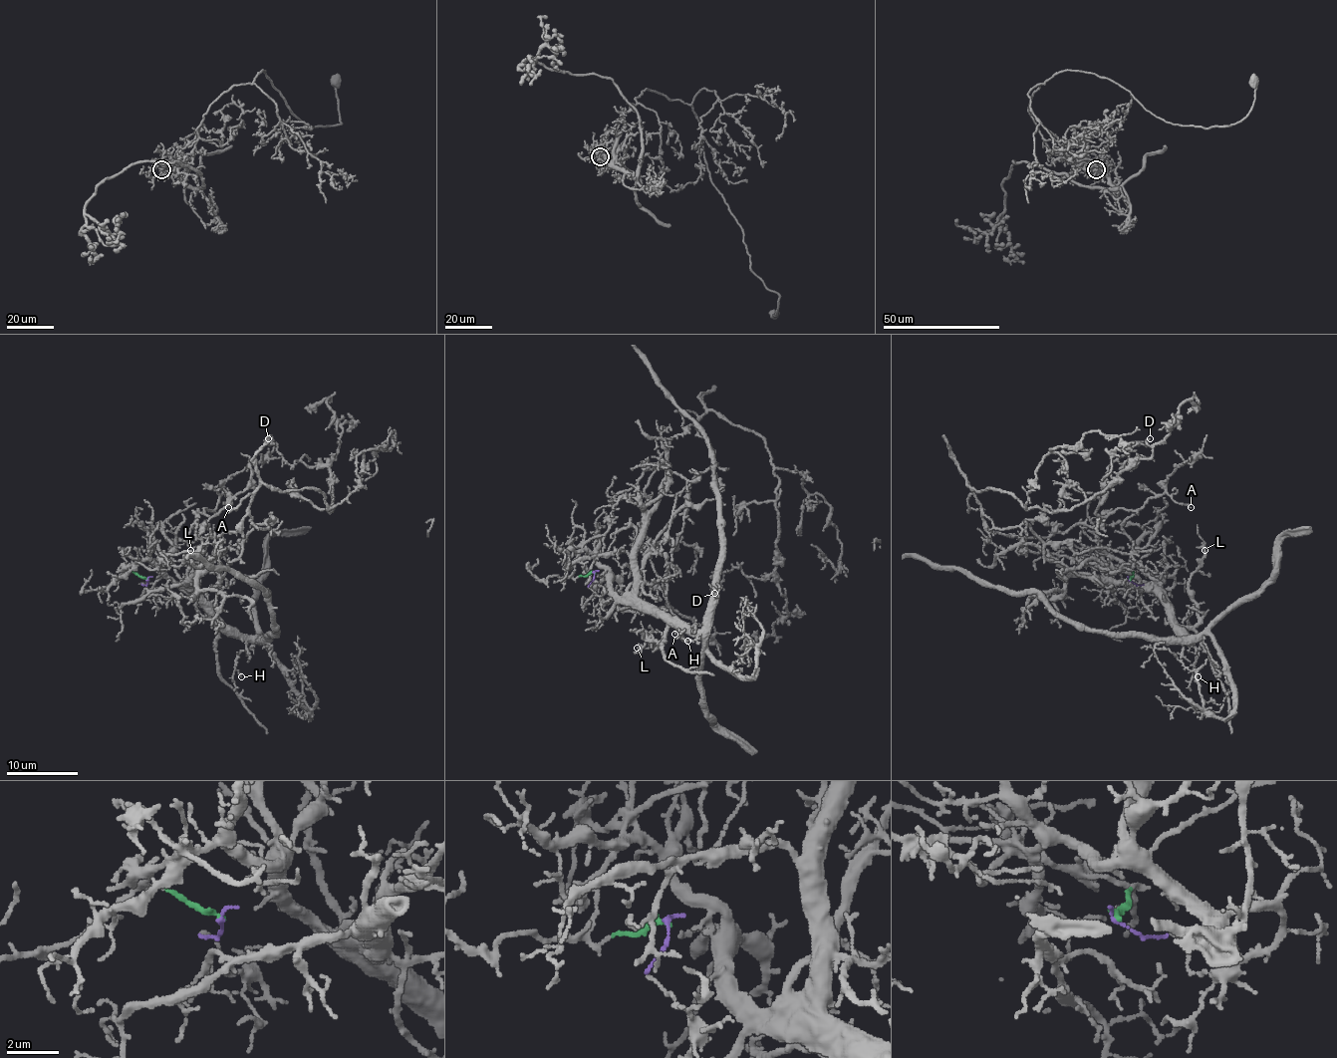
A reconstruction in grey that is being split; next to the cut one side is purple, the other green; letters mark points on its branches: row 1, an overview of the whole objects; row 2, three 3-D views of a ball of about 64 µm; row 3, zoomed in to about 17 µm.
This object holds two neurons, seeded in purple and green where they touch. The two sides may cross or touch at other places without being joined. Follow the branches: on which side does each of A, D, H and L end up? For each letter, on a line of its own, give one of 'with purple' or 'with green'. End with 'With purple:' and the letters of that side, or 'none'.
A: with green
D: with green
H: with purple
L: with purple
With purple: H, L

